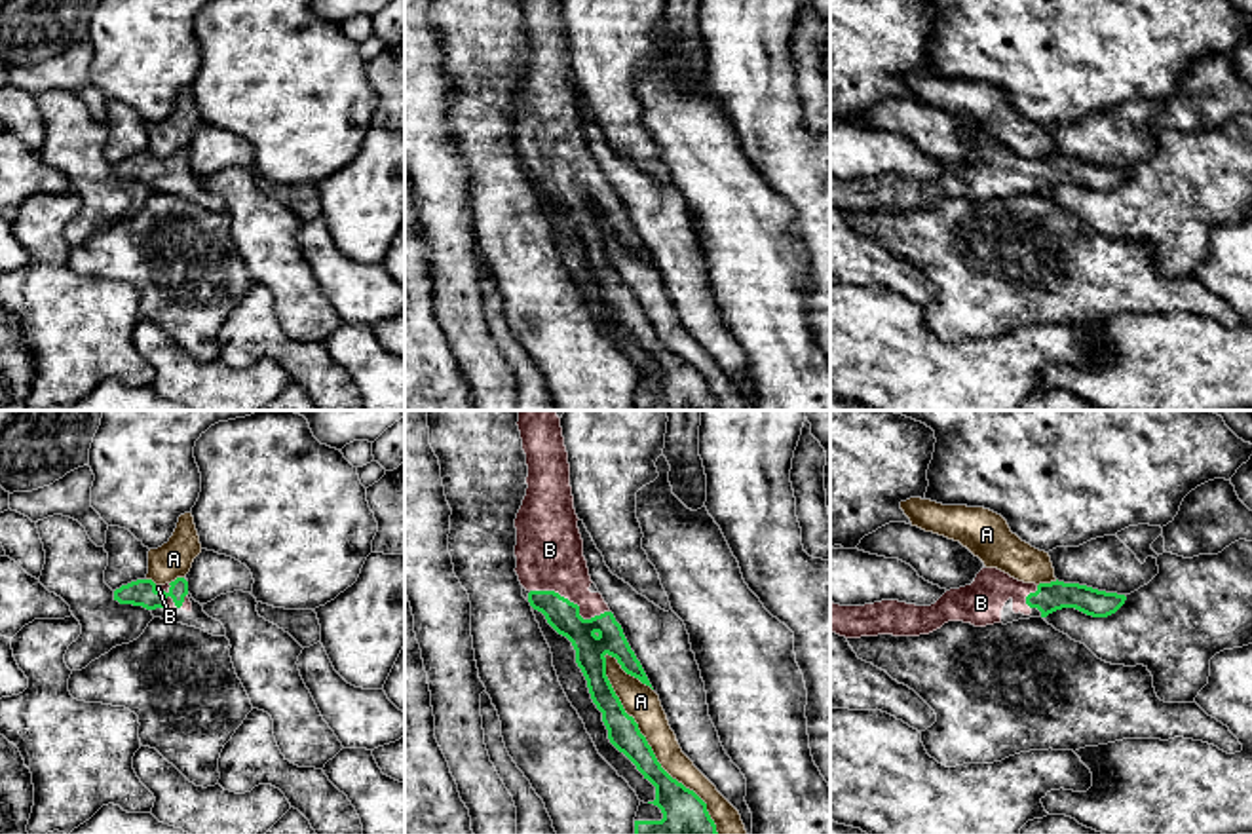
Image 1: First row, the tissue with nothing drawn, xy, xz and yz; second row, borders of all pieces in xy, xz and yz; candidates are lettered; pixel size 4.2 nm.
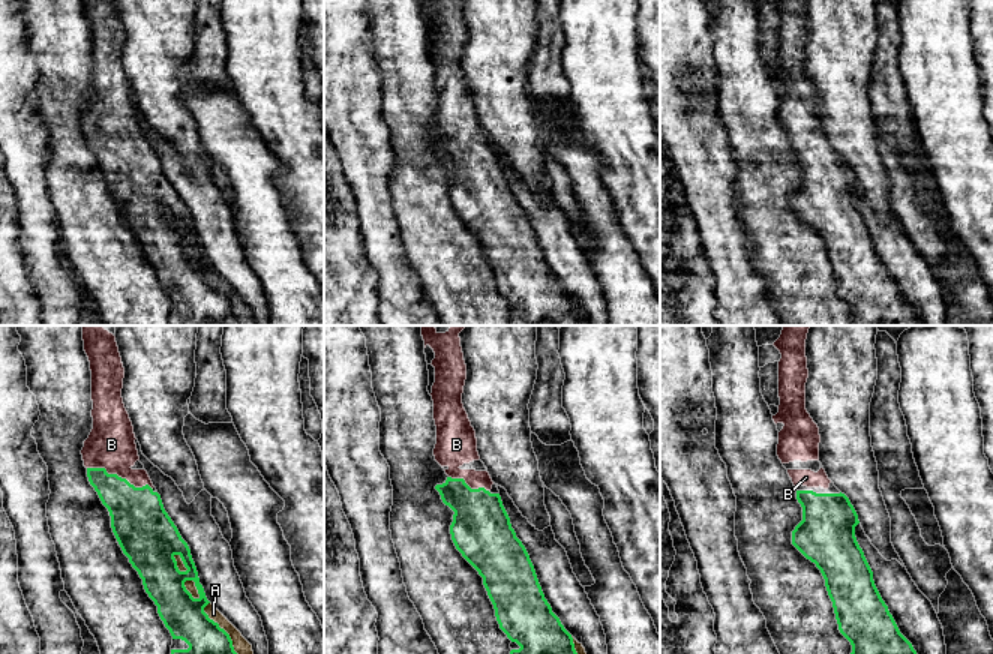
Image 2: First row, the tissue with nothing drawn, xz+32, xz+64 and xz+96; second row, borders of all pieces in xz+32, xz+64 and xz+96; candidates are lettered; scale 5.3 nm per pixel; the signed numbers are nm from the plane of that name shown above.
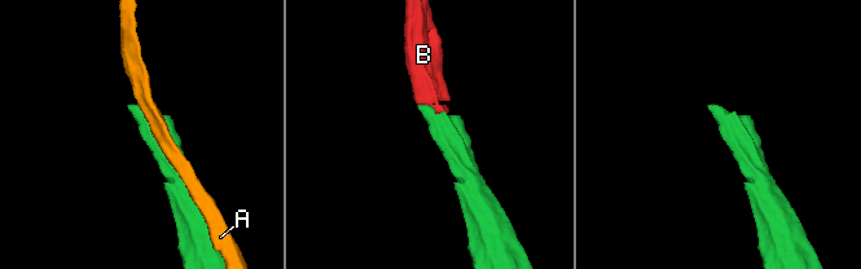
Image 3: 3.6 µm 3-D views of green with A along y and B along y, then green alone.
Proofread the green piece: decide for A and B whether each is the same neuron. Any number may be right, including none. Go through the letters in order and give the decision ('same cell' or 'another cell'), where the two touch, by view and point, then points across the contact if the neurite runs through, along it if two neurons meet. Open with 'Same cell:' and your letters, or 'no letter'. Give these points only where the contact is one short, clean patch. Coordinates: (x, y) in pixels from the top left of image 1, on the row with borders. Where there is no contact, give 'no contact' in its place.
Same cell: B
A: another cell | xz (648, 745)
B: same cell | xz (572, 603) | across xz (561, 614), (572, 603), (559, 589), (550, 549)

